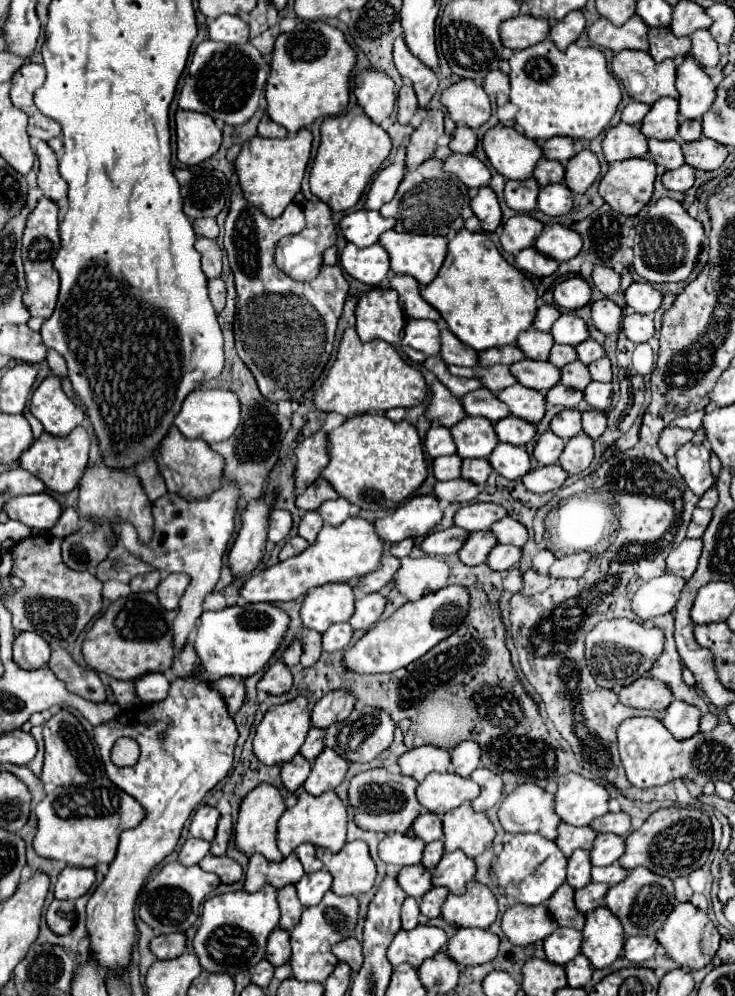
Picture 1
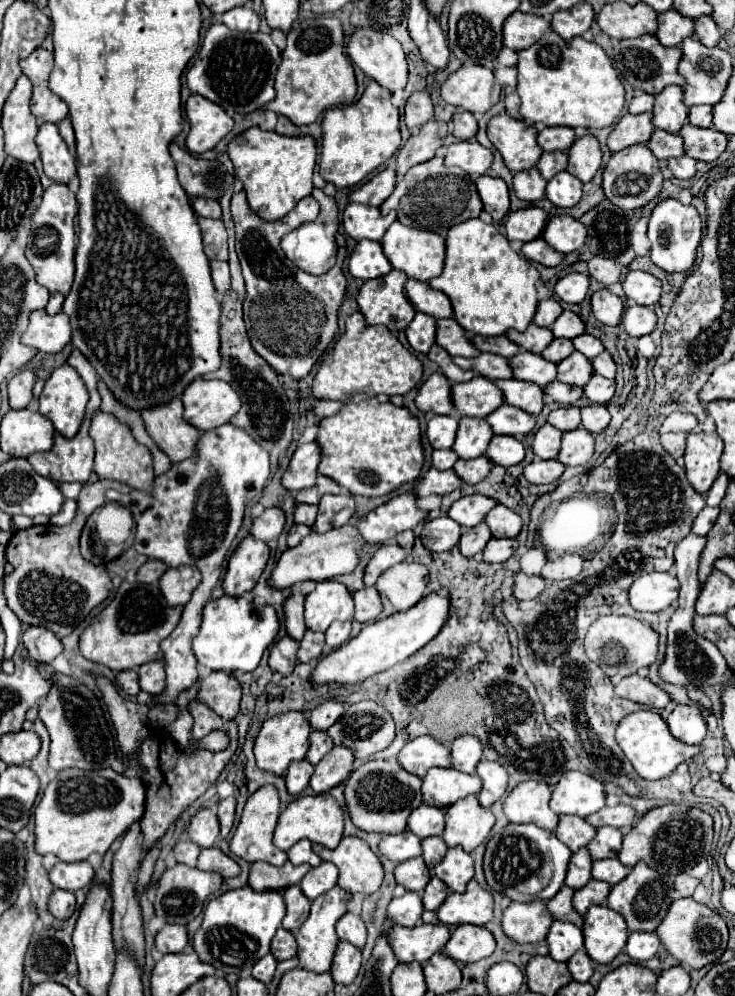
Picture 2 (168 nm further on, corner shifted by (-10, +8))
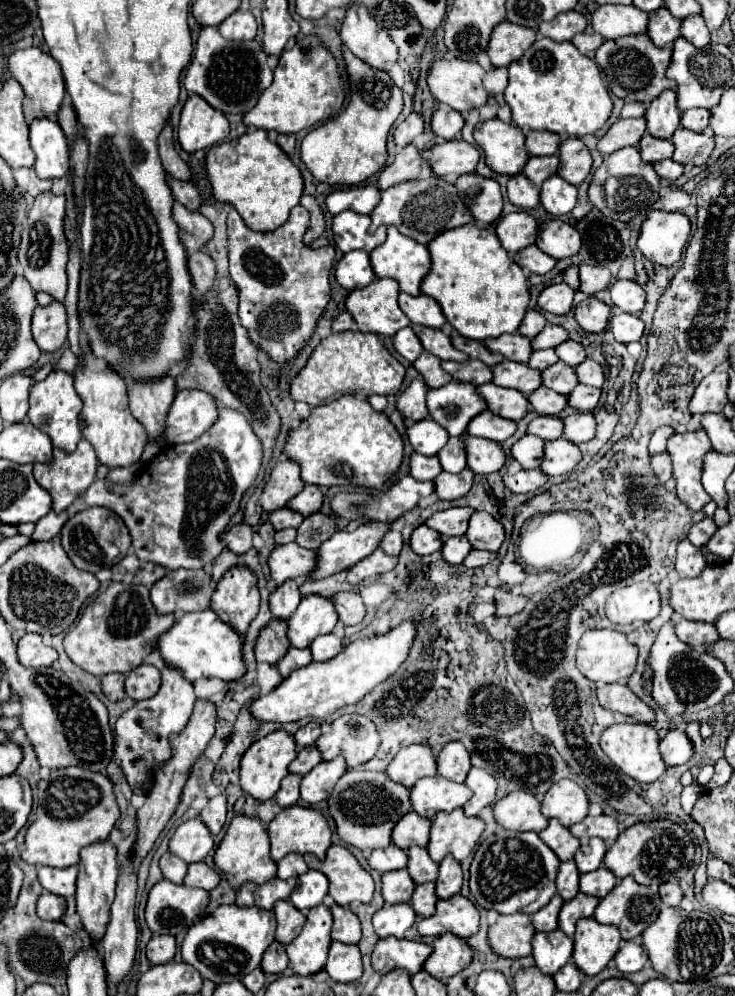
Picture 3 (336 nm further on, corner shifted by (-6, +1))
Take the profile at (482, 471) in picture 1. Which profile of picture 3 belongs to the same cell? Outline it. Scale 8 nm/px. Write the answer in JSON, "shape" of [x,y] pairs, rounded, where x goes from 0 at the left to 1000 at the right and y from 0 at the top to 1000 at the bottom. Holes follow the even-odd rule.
{"shape":[[[631,470],[623,476],[601,474],[599,478],[590,480],[590,494],[599,502],[620,502],[637,496],[642,484],[645,484],[645,476],[637,470]]]}

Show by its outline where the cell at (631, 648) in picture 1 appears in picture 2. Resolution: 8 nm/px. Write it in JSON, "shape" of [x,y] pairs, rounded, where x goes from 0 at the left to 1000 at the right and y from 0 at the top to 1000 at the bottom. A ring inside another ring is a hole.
{"shape":[[[822,617],[811,621],[795,642],[795,650],[800,660],[835,684],[863,678],[887,666],[893,666],[895,658],[895,634],[887,632],[884,626],[876,626],[852,617]]]}

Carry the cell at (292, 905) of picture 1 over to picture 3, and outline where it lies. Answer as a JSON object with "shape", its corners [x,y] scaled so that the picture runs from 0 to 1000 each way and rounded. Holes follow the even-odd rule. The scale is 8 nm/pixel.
{"shape":[[[392,904],[373,908],[370,916],[376,920],[376,944],[381,948],[395,948],[411,936],[416,920],[405,912],[400,912]]]}

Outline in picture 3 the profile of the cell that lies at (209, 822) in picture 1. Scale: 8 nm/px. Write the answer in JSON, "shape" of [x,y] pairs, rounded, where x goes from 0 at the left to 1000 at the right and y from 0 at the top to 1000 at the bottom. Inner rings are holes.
{"shape":[[[267,821],[267,823],[248,825],[239,831],[237,839],[231,841],[229,855],[261,867],[261,865],[278,863],[278,859],[288,853],[288,849],[291,849],[291,843],[286,833],[280,831],[280,827],[275,827],[275,823]]]}

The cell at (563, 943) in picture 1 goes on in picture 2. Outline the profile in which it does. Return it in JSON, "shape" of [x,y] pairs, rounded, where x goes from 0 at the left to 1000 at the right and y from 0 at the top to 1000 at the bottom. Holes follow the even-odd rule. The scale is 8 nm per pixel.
{"shape":[[[765,925],[751,927],[743,945],[748,961],[754,961],[756,965],[773,965],[784,955],[795,951],[792,933],[784,931],[781,927],[765,927]]]}

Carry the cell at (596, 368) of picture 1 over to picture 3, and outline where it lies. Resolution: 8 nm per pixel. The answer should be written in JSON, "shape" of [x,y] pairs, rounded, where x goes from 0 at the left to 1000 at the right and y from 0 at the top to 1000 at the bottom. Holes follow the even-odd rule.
{"shape":[[[797,359],[781,371],[784,371],[784,378],[786,378],[789,386],[797,386],[797,388],[805,388],[805,390],[819,390],[822,373],[819,373],[819,367],[814,363]]]}

